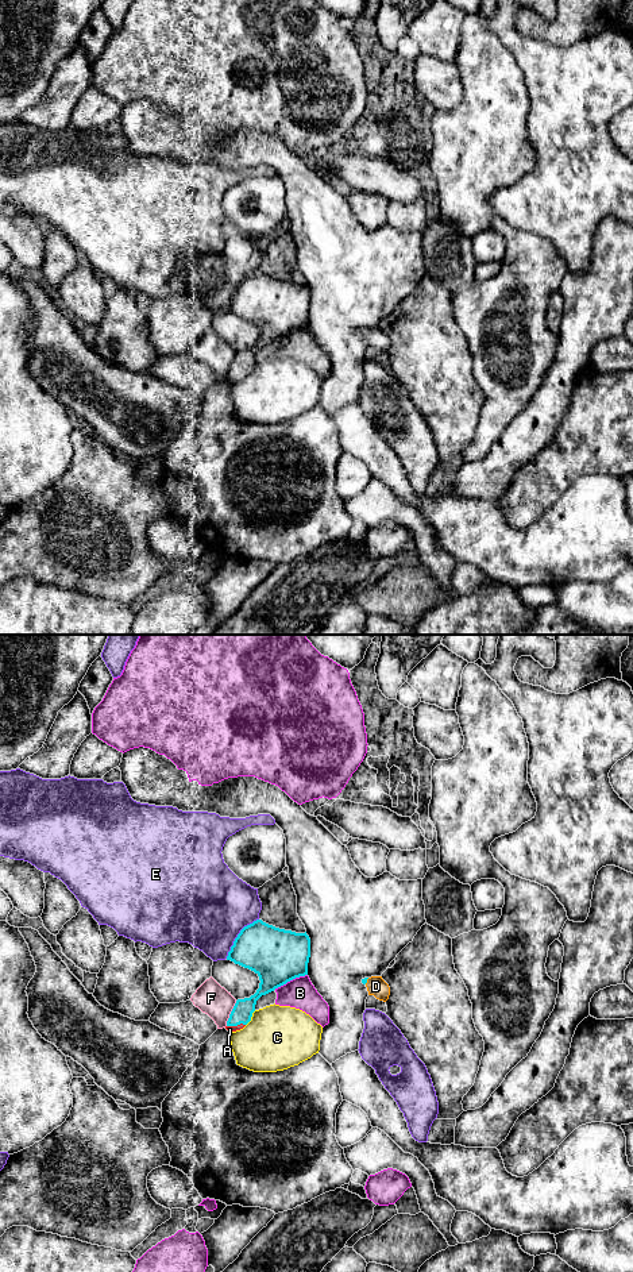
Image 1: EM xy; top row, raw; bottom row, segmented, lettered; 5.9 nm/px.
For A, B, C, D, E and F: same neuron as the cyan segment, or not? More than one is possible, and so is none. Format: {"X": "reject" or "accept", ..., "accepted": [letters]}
{"A": "accept", "B": "reject", "C": "reject", "D": "accept", "E": "reject", "F": "reject", "accepted": ["A", "D"]}

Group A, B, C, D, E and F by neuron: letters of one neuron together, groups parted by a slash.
A D / B / C / E / F

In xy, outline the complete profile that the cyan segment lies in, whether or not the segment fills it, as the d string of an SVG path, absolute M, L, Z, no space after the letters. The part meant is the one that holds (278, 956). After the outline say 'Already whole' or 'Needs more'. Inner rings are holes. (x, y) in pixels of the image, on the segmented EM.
M256 920L244 926L231 947L227 960L254 971L259 976L259 988L254 995L238 999L225 1029L232 1033L243 1029L255 1011L256 1001L287 982L308 975L310 938L275 928Z. Needs more

